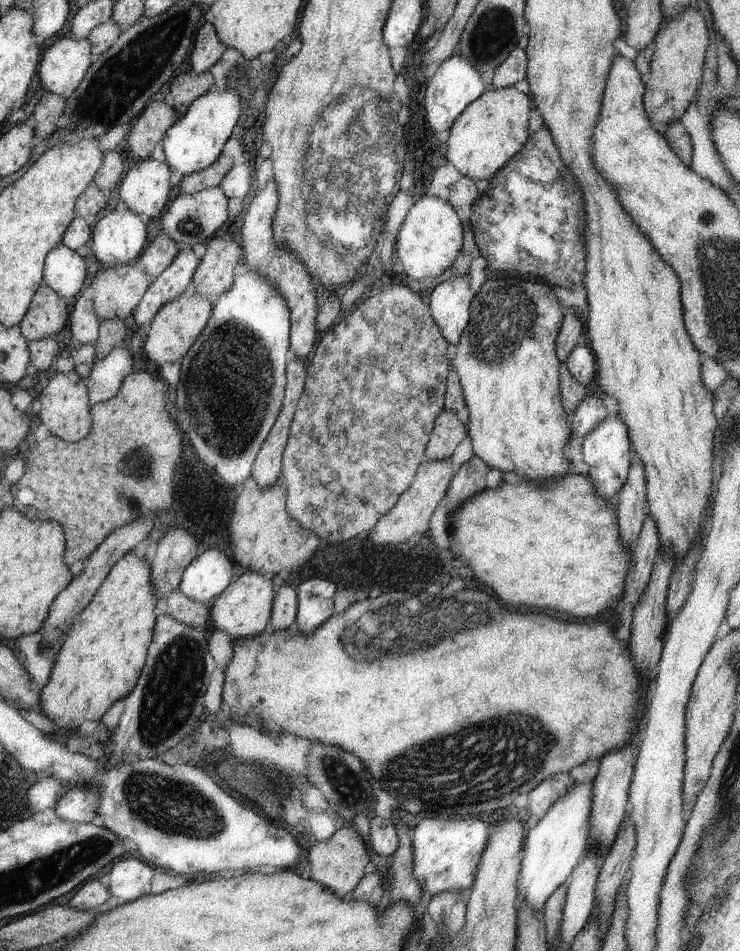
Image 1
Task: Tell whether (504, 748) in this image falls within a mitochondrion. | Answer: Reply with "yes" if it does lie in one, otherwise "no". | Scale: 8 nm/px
yes

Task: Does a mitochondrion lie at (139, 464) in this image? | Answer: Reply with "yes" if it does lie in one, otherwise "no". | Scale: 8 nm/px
yes

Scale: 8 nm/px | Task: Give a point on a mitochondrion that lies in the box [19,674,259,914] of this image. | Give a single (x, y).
(165, 803)

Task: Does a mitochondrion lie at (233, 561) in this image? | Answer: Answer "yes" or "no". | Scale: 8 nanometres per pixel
no

